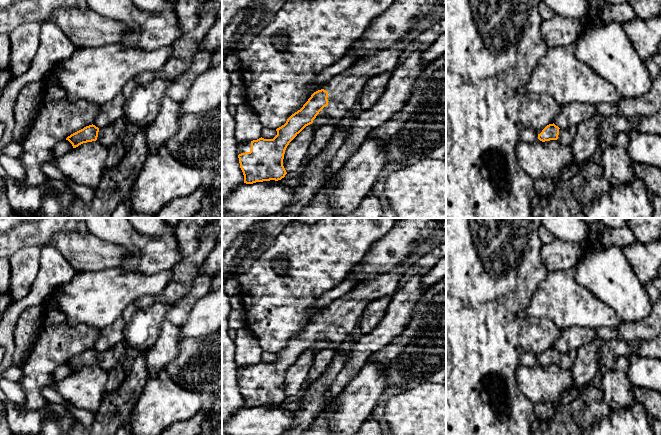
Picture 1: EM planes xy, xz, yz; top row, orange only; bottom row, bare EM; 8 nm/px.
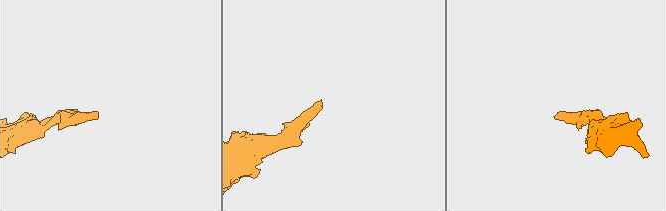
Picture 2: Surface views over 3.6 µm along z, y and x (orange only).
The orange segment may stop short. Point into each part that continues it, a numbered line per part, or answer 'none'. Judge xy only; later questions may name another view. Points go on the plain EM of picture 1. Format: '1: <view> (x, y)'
1: xy (116, 355)

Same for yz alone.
1: yz (566, 359)

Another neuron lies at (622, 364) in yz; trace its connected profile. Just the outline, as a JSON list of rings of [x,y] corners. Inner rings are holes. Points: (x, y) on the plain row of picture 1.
[[[625,356],[617,359],[613,370],[604,370],[602,388],[605,401],[613,410],[632,406],[635,401],[632,387],[627,377],[629,360]]]

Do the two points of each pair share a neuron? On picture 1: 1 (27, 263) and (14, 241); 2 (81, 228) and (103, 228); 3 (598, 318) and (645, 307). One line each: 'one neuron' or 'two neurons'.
1: two neurons
2: two neurons
3: two neurons

